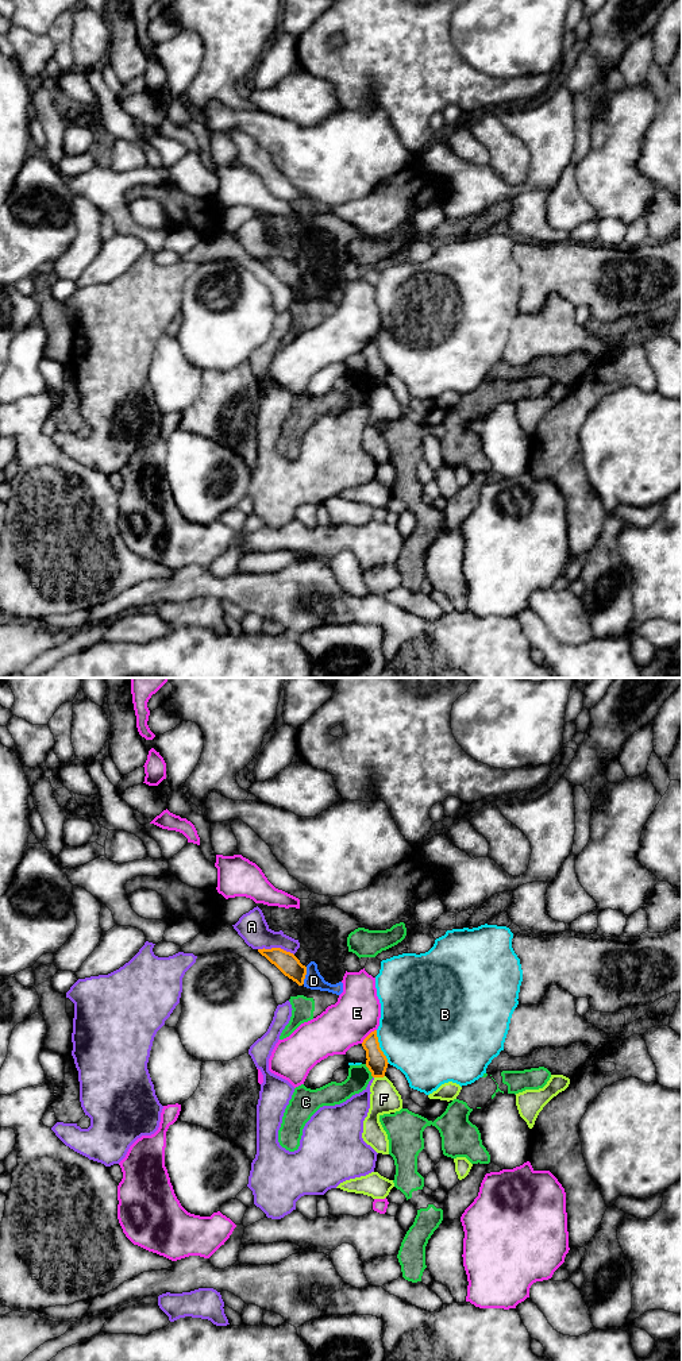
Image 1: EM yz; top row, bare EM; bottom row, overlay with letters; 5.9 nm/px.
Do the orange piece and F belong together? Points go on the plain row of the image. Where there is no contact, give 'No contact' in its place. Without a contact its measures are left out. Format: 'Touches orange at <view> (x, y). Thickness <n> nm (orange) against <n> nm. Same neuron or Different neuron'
Touches orange at yz (378, 385). Thickness 130 nm (orange) against 180 nm. Different neuron

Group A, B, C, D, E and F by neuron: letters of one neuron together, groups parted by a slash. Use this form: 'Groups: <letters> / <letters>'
Groups: A / B / C / D / E / F

